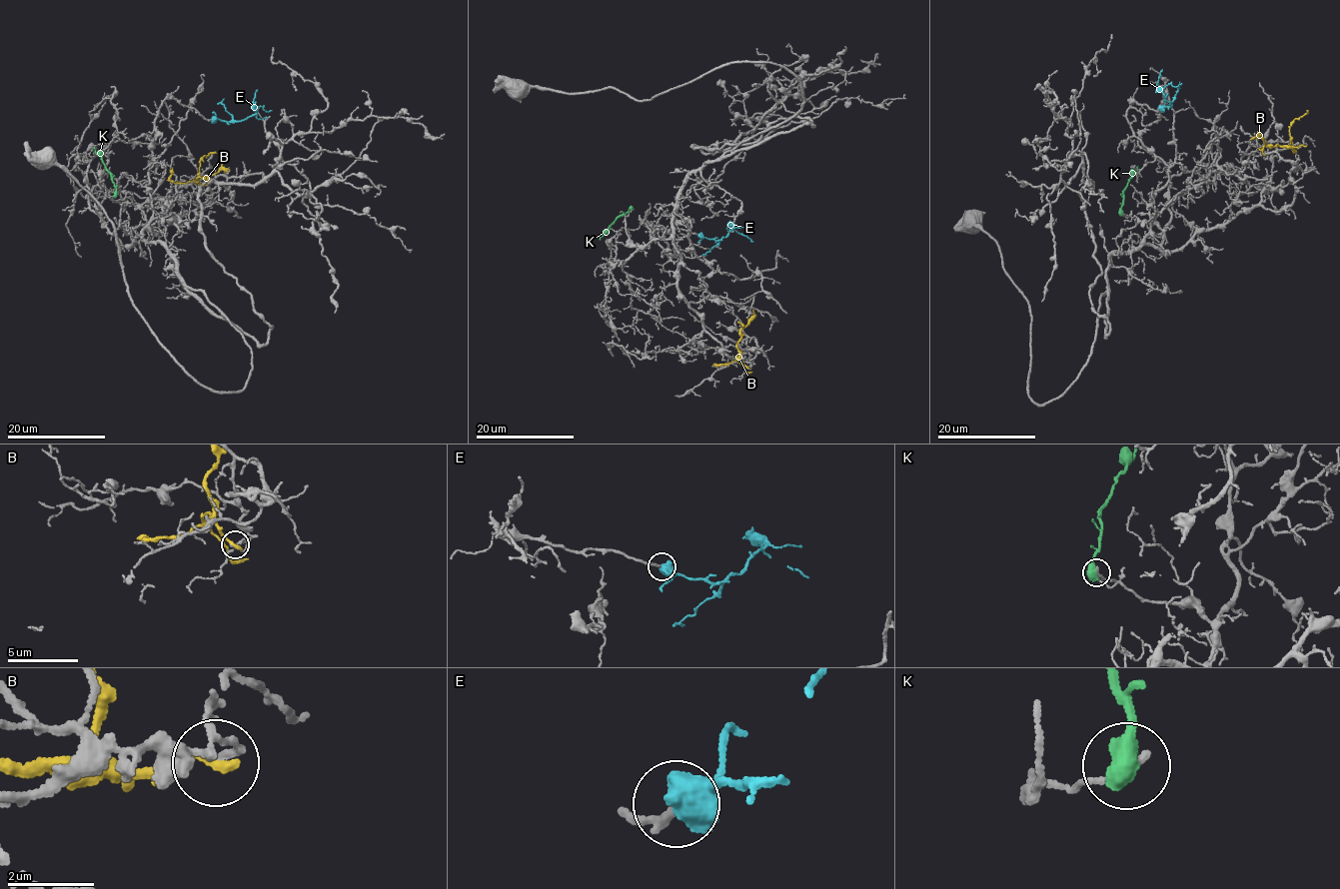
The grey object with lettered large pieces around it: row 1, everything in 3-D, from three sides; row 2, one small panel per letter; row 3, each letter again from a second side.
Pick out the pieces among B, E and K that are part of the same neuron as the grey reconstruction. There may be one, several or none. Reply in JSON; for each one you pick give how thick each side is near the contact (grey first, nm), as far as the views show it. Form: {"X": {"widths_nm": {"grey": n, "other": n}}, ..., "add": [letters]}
{"E": {"widths_nm": {"grey": 180, "other": 750}}, "add": ["E"]}

